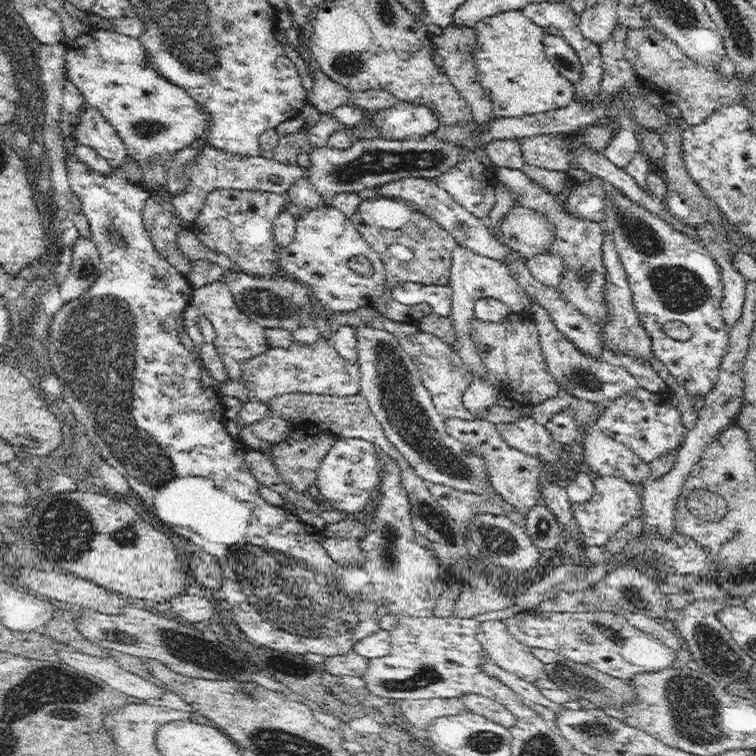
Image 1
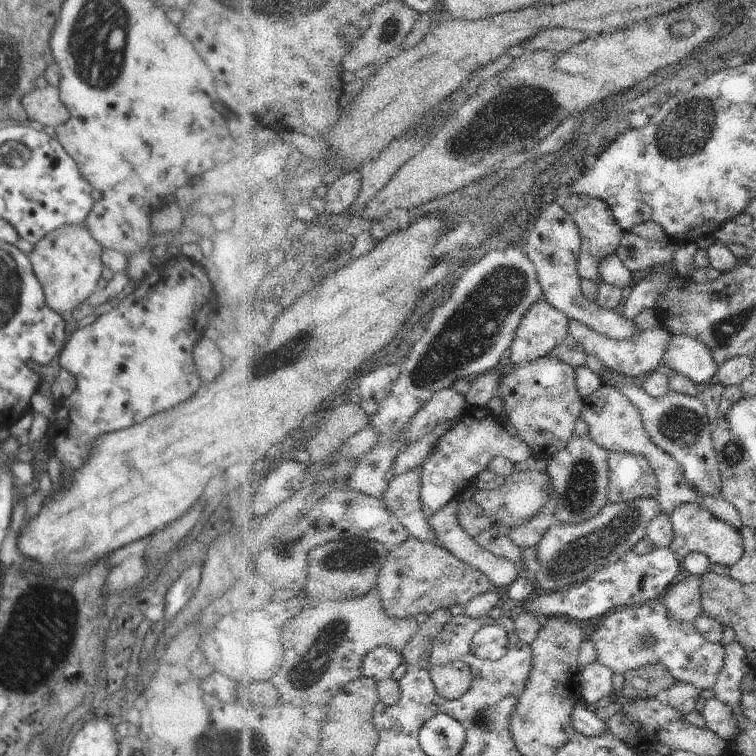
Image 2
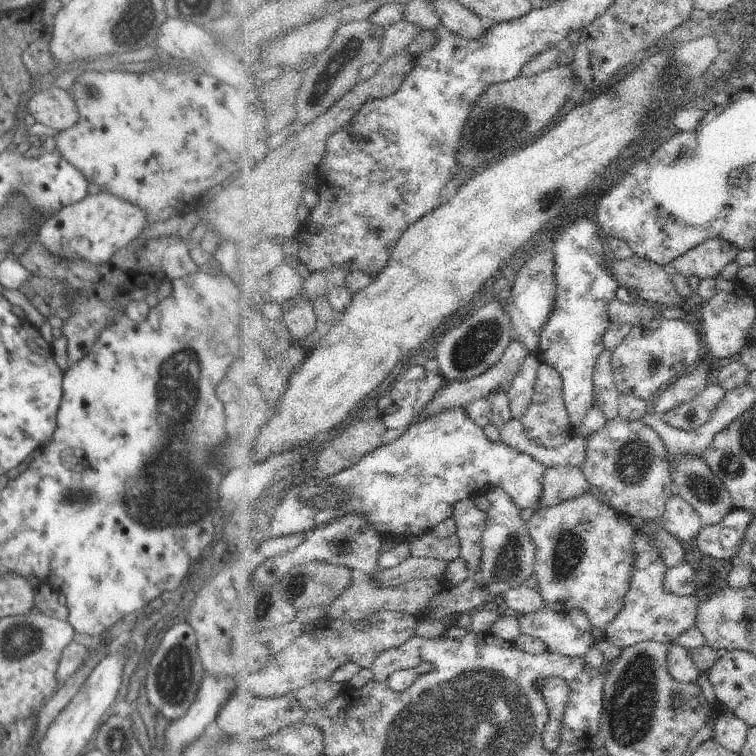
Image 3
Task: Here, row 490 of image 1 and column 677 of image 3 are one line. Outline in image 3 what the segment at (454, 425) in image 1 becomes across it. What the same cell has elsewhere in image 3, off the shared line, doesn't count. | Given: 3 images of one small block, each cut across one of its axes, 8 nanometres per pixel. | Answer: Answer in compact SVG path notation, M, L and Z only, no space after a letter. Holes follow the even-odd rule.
M677 493L671 497L664 514L665 528L678 540L690 542L703 527L699 514Z

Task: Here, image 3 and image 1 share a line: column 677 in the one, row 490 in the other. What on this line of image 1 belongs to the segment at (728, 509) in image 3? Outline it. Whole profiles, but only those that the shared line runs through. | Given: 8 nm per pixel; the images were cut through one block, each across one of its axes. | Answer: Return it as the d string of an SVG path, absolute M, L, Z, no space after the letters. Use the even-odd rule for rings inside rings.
M360 324L353 329L361 375L360 392L378 419L383 433L402 459L428 484L459 491L493 491L482 463L458 444L443 427L441 415L424 389L412 359L404 353L399 338L383 328Z

